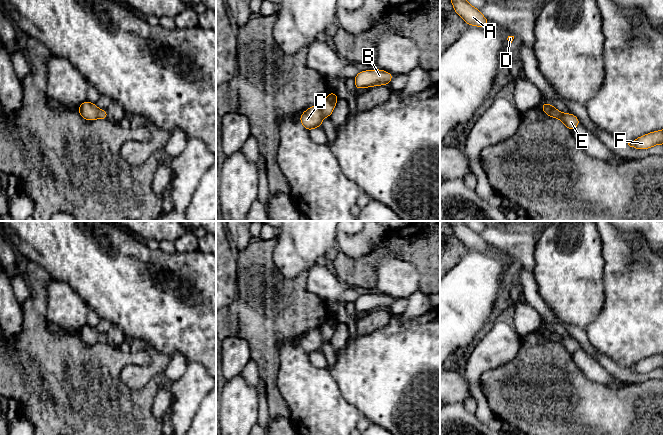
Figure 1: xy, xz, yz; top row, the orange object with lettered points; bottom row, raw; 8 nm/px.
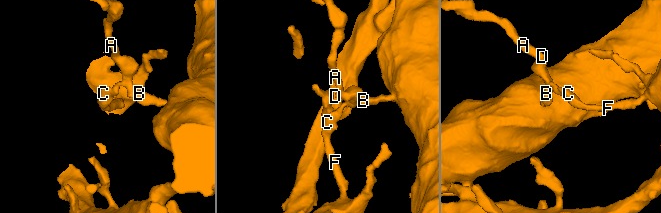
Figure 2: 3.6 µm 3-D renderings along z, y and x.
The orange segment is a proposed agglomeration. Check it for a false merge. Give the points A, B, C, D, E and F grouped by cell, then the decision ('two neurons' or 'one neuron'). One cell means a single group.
A B D / C E F; two neurons

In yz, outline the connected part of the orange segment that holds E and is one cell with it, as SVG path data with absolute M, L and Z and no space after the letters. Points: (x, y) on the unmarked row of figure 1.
M543 327L548 333L557 335L560 338L559 343L562 347L568 352L568 354L572 355L580 348L580 344L574 339L569 337L561 337L558 335L553 329L548 327Z

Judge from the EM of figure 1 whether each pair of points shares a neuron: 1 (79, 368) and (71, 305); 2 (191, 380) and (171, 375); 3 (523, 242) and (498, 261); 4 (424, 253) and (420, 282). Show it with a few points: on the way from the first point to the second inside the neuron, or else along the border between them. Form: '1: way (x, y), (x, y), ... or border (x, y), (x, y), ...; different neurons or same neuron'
1: border (51, 326), (76, 333); different neurons
2: border (188, 363), (185, 371), (177, 379), (168, 382); different neurons
3: border (490, 244), (504, 250), (513, 259); different neurons
4: border (403, 259), (410, 262), (426, 281); different neurons

